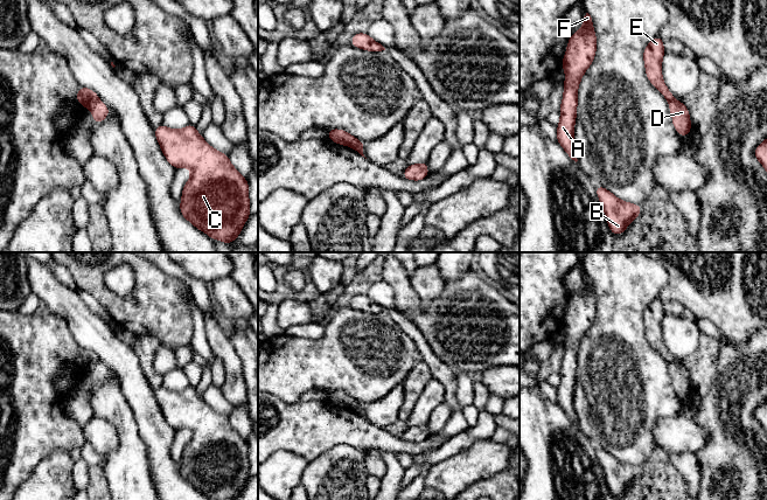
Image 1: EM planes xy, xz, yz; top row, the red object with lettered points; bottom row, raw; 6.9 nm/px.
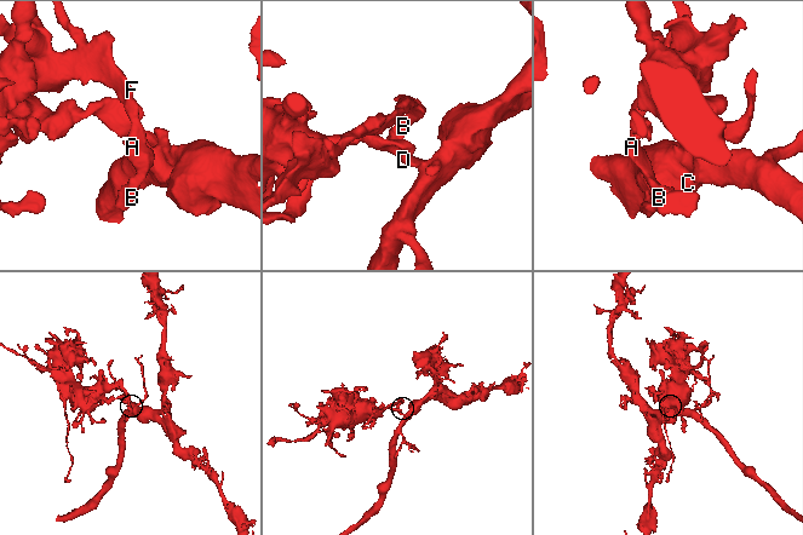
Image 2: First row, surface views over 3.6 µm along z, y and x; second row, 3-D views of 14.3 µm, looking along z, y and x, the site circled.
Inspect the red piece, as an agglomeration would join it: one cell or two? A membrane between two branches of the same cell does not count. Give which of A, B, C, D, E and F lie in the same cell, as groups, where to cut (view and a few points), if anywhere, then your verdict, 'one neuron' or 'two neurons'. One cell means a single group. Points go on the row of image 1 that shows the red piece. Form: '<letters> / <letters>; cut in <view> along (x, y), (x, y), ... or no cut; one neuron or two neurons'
A B E F / C D; cut in xy along (98, 99), (86, 106); two neurons

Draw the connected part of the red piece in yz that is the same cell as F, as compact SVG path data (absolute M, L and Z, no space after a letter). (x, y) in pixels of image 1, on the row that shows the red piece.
M584 16L580 29L570 35L562 68L565 70L564 95L559 109L560 121L557 125L557 141L569 154L578 161L574 148L574 123L577 118L578 86L585 71L593 63L597 51L597 36L592 18Z

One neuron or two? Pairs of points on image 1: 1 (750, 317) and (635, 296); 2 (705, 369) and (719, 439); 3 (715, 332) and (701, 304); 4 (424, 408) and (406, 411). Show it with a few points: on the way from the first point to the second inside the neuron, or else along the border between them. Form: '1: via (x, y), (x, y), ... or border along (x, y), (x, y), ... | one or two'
1: border along (666, 269), (668, 283), (660, 296) | two
2: border along (716, 362), (713, 383), (702, 398) | two
3: border along (696, 317), (709, 319), (726, 337) | two
4: border along (425, 386), (412, 414), (405, 422) | two

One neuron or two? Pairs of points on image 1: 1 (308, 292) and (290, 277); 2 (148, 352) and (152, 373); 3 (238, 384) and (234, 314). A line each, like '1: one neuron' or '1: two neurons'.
1: two neurons
2: one neuron
3: two neurons

